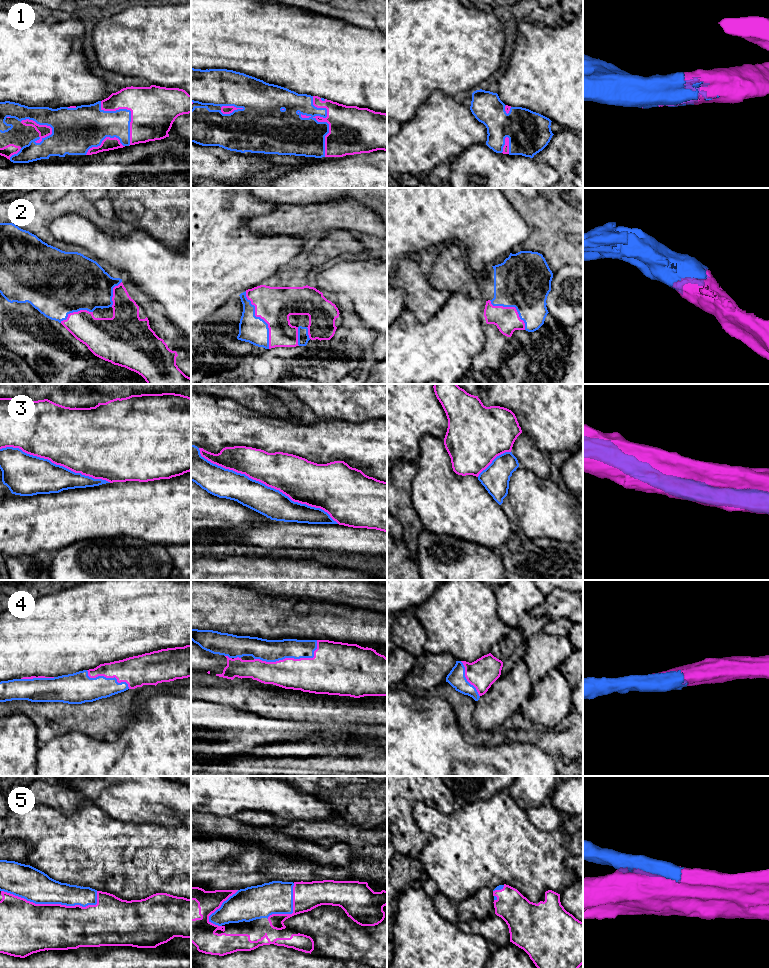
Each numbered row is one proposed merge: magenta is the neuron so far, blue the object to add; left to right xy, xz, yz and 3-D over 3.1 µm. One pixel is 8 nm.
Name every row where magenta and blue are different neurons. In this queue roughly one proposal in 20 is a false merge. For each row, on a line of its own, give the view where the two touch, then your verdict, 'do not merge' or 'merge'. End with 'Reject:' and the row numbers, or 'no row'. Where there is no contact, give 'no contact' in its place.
1: contact in xz; merge
2: contact in xz; merge
3: contact in xz; merge
4: contact in xz; merge
5: contact in xy; merge
Reject: no row

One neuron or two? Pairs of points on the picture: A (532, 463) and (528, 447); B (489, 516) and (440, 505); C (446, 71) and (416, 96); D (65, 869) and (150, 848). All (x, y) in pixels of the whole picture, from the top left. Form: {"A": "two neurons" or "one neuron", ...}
{"A": "one neuron", "B": "one neuron", "C": "one neuron", "D": "one neuron"}

